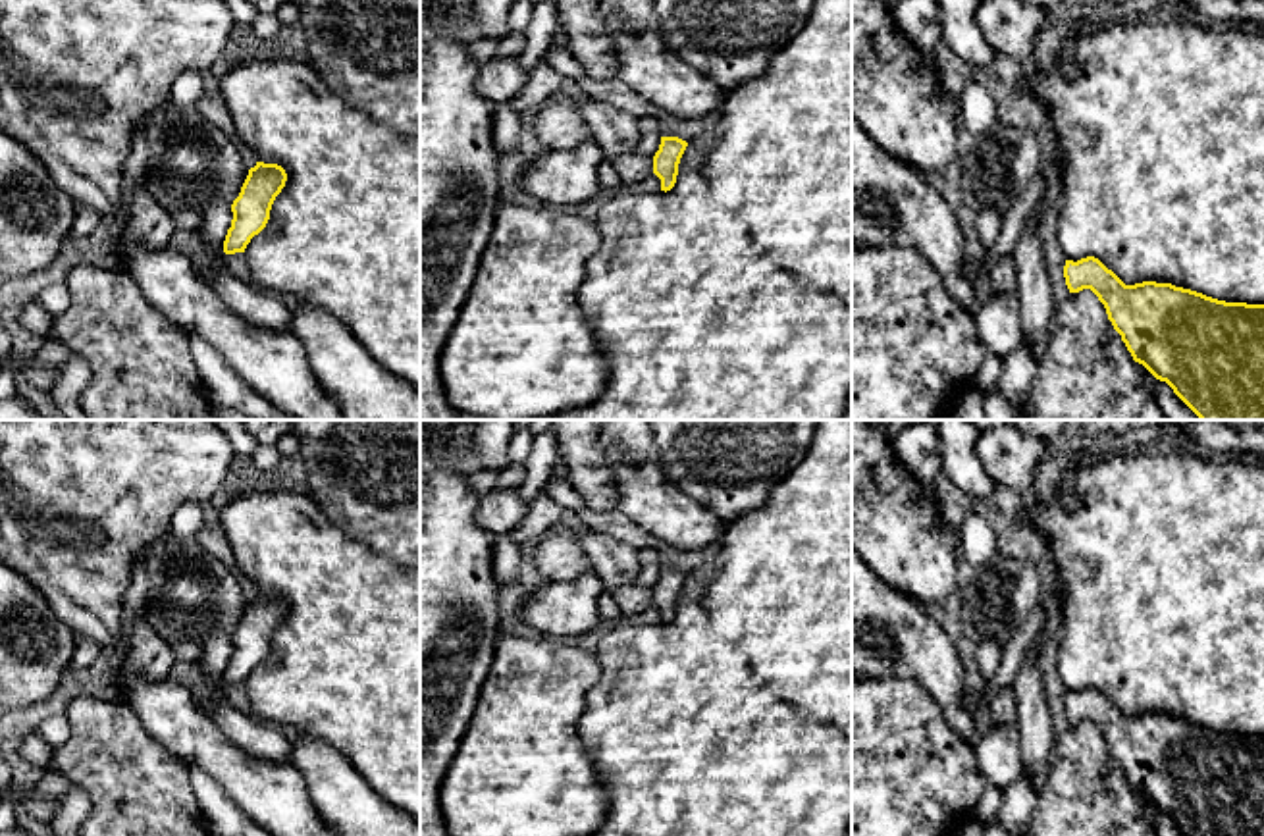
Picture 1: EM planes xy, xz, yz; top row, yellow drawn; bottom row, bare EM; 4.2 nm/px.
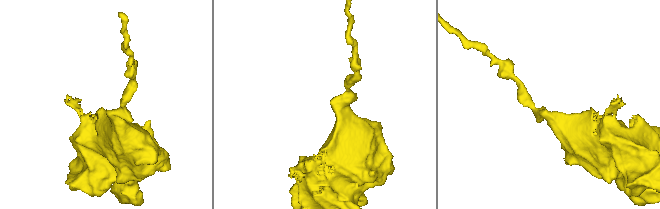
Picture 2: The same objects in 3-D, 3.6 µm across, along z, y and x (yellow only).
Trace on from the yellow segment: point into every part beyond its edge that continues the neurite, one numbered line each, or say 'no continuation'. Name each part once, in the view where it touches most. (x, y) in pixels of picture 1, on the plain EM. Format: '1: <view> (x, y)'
no continuation

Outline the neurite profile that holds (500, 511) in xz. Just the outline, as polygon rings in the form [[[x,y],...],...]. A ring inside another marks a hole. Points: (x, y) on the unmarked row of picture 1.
[[[493,487],[480,499],[476,522],[499,537],[513,532],[524,520],[528,507],[518,489]]]

